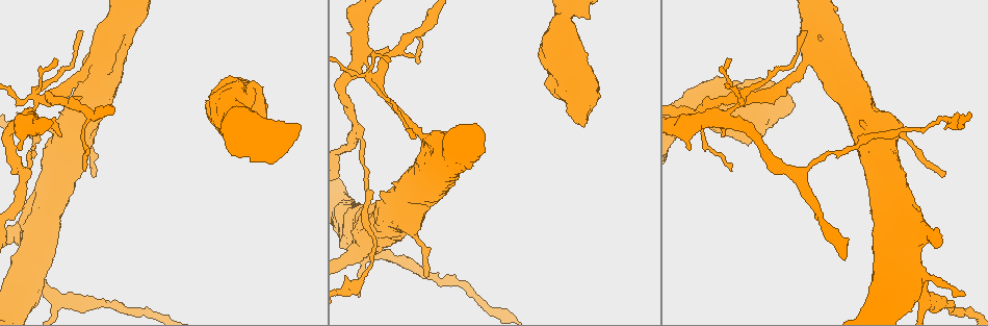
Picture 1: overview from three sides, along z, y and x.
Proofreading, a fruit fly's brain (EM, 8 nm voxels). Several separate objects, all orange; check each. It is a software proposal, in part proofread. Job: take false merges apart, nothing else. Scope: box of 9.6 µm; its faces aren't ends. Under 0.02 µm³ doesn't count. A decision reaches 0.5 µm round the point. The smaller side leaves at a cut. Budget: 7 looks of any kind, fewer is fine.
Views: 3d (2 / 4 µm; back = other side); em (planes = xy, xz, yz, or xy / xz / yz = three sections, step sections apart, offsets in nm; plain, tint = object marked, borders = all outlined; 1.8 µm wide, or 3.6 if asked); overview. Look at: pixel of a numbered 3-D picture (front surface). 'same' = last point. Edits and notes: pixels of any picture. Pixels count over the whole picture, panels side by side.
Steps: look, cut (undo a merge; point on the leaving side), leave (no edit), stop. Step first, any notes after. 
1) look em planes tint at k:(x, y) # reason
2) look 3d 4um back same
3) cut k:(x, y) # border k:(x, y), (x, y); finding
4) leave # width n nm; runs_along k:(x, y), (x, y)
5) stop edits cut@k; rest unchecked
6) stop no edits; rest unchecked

look 3d 4um at 1:(91, 60) # calibre changes

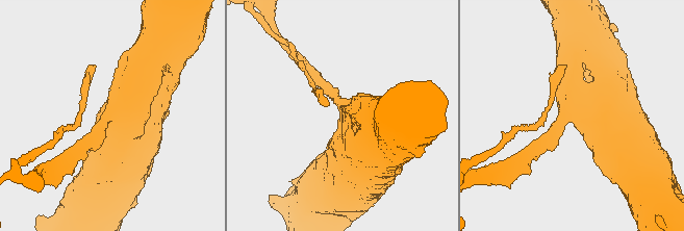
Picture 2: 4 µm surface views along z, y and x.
look em 3.6um yz step 4 tint at 2:(570, 114) # shape alone is not enough

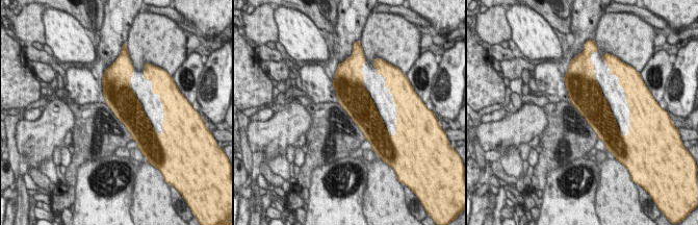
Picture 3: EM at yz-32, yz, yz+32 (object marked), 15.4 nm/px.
leave # one neuron here

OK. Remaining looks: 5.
look 3d 4um at 1:(796, 177) # abrupt turn

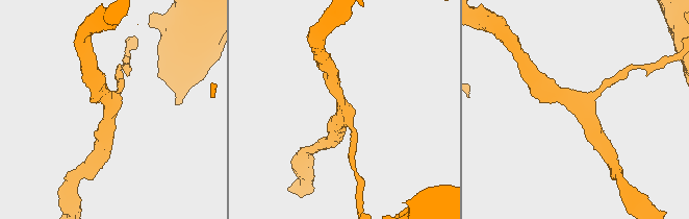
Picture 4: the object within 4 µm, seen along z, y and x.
look em planes tint at 4:(108, 105) # arms 3; shape alone is not enough

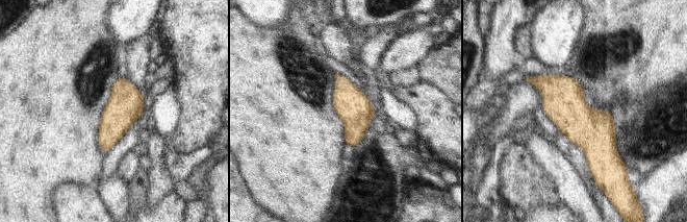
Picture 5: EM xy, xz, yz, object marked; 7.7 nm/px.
leave # runs_along 5:(532, 79), (594, 138), (594, 172); all the same neuron

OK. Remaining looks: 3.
look 3d 4um at 1:(376, 81) # arms run side by side

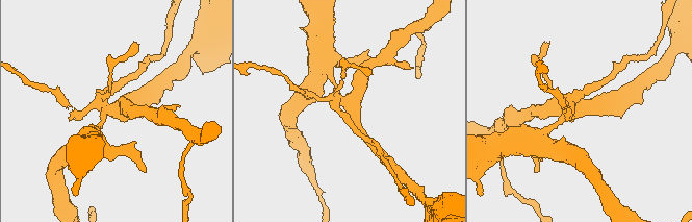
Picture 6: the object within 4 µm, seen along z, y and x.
look em planes plain at 6:(119, 106)

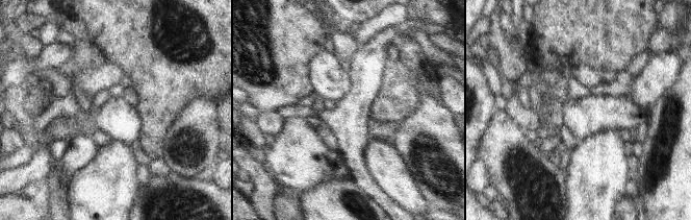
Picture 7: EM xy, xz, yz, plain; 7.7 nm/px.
look em planes tint same

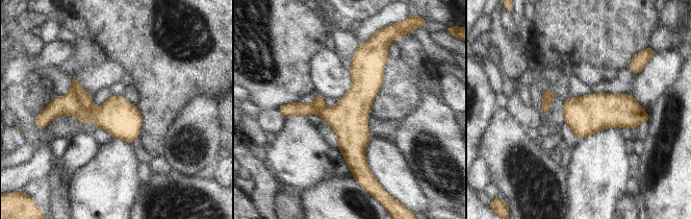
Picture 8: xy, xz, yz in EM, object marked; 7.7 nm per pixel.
cut 8:(85, 99) # border 8:(72, 82), (79, 105), (88, 111); two neurons meet here

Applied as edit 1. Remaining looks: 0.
stop edits cut@8; rest unchecked

